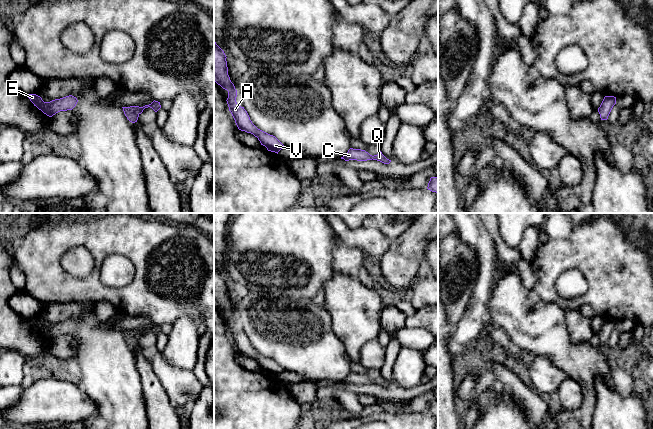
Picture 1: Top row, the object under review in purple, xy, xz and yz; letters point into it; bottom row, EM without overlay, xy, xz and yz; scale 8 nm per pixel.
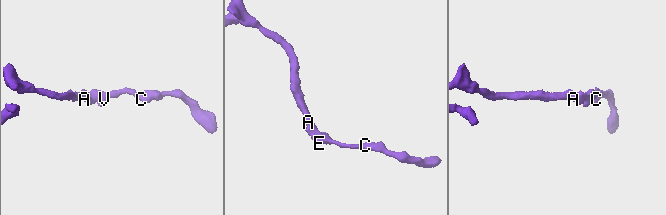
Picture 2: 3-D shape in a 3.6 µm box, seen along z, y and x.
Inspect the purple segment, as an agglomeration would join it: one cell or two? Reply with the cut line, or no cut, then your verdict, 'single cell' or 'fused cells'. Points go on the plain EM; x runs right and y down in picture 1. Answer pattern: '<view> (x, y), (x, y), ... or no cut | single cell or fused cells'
no cut | single cell

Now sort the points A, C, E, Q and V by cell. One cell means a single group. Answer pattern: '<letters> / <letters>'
A C E Q V

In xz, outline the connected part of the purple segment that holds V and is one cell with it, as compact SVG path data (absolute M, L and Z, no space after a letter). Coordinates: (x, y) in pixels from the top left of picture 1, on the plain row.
M214 261L214 305L228 315L226 325L238 353L253 358L268 375L278 378L284 369L275 360L258 353L250 344L244 331L237 328L237 314L228 299L226 282L224 275L216 268Z

